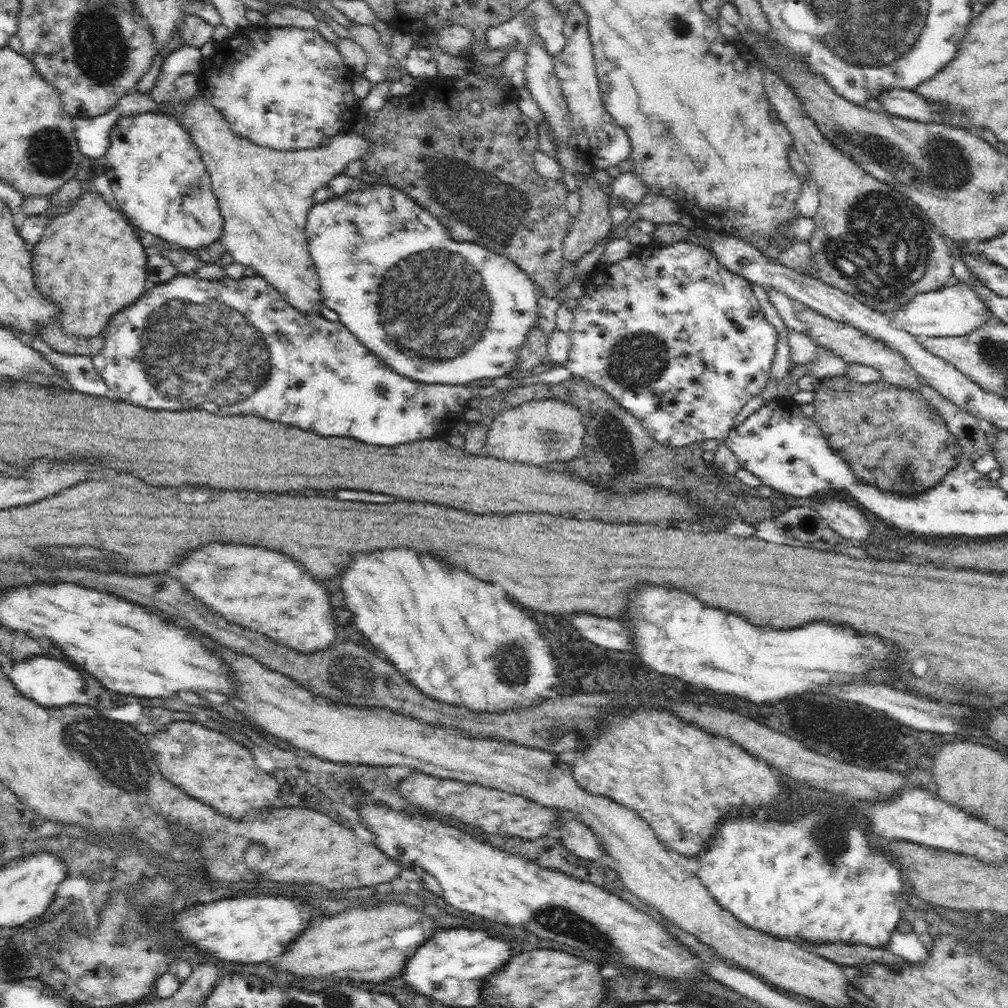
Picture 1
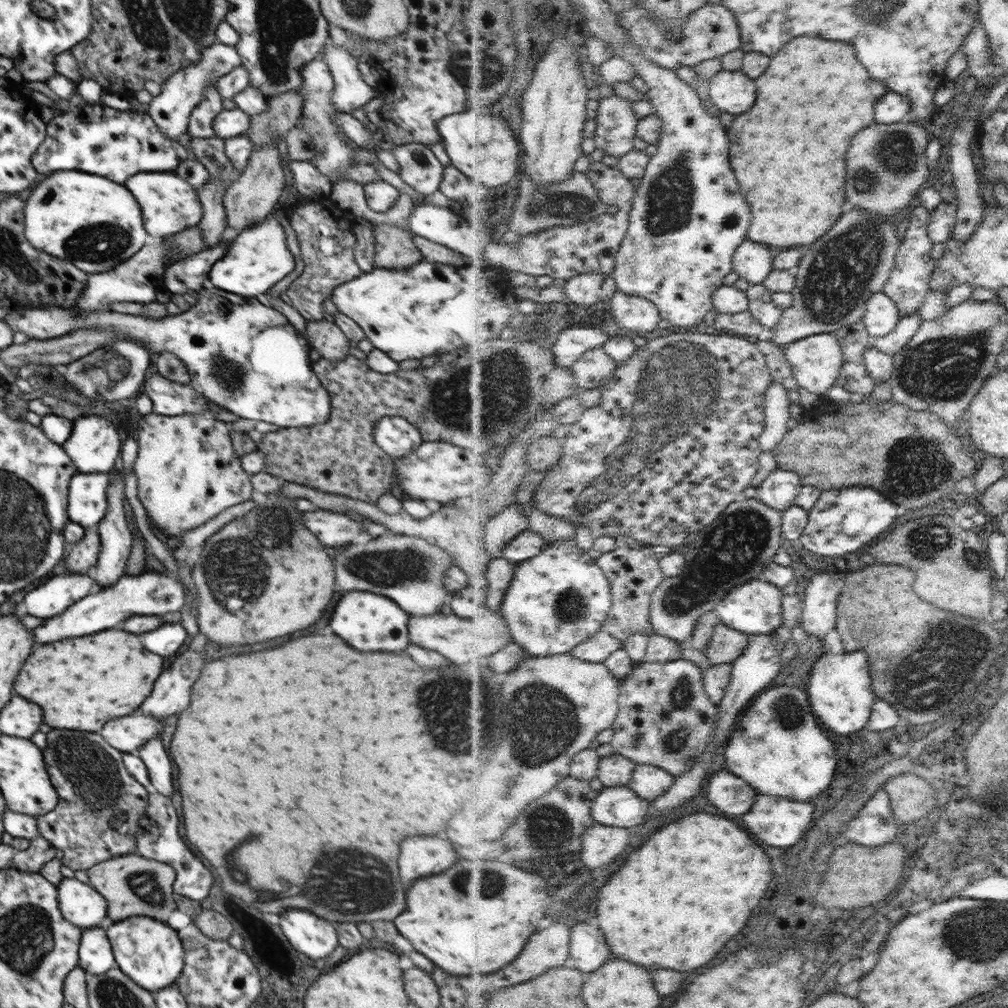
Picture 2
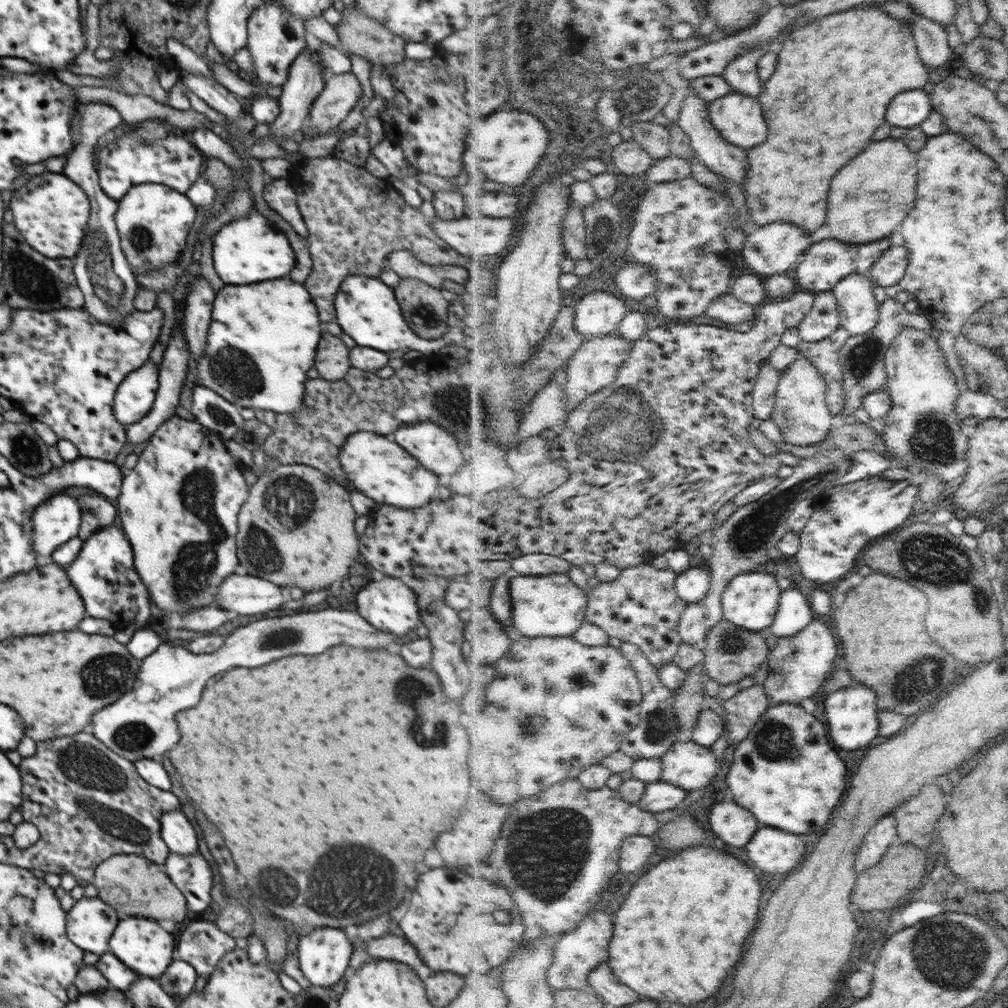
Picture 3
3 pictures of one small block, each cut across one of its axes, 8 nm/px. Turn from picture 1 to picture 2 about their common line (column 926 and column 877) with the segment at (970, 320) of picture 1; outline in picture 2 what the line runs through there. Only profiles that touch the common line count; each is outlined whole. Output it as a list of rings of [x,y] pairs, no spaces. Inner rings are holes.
[[[882,291],[872,295],[864,321],[873,339],[877,339],[889,336],[902,318],[901,308],[897,305],[897,301]]]

